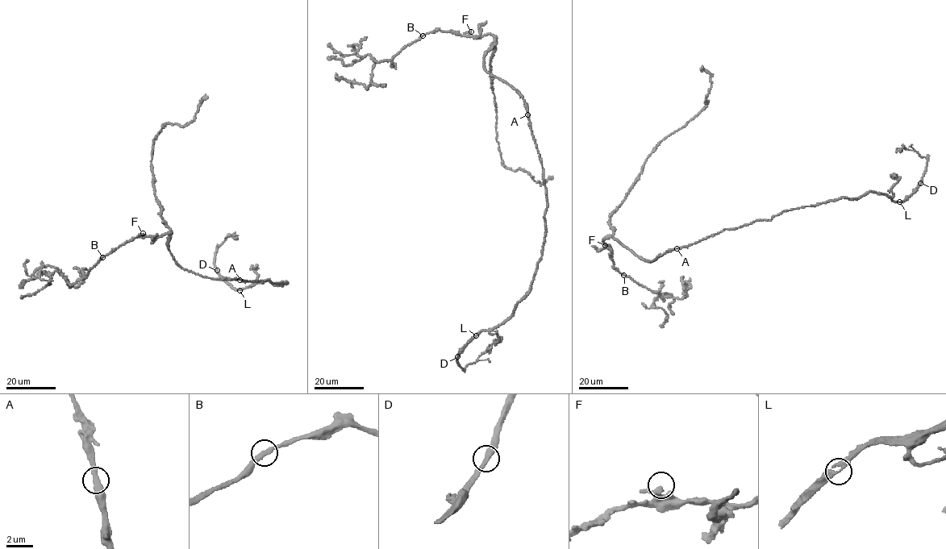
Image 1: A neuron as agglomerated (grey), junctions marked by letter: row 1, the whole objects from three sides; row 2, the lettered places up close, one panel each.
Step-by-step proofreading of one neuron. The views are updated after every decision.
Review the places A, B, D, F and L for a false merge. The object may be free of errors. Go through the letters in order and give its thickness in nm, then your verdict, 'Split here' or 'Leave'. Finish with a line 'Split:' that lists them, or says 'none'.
A: Thickness 340 nm. Leave
B: Thickness 280 nm. Leave
D: Thickness 360 nm. Leave
F: Thickness 320 nm. Leave
L: Thickness 320 nm. Leave
Split: none

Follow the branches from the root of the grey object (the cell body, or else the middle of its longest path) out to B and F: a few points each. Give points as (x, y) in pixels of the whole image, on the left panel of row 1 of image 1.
B: (242, 280), (211, 279), (184, 269), (170, 253), (168, 244), (169, 231), (157, 236), (135, 237), (102, 257)
F: (242, 280), (211, 279), (185, 270), (170, 253), (168, 244), (171, 233), (154, 237), (143, 233)

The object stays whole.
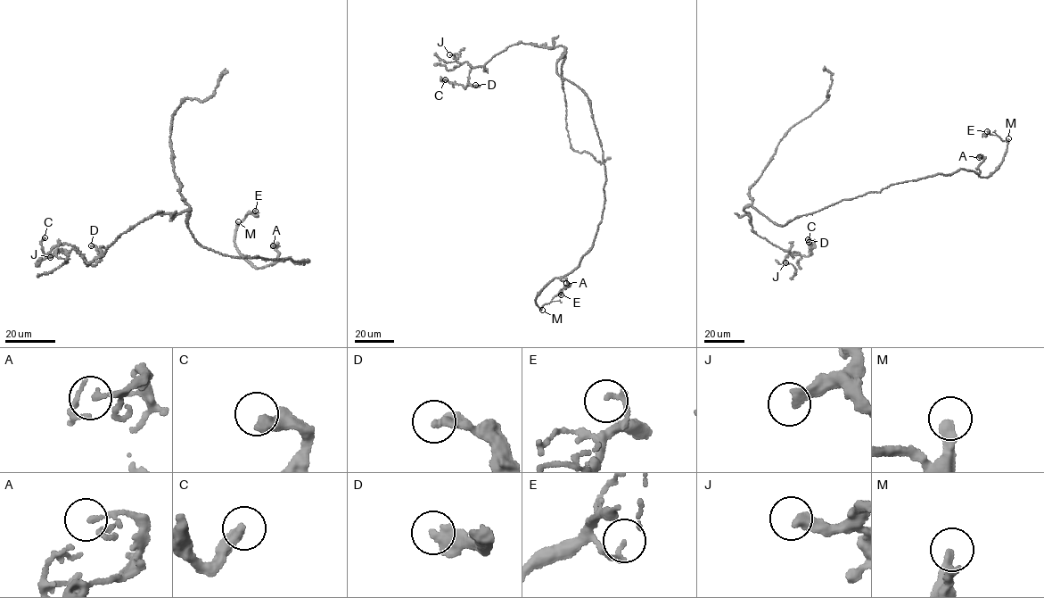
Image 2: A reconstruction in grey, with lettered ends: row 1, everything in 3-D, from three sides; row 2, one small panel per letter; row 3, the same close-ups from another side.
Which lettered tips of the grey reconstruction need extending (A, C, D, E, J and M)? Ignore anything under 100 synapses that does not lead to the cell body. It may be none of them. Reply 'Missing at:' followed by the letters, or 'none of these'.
Missing at: M

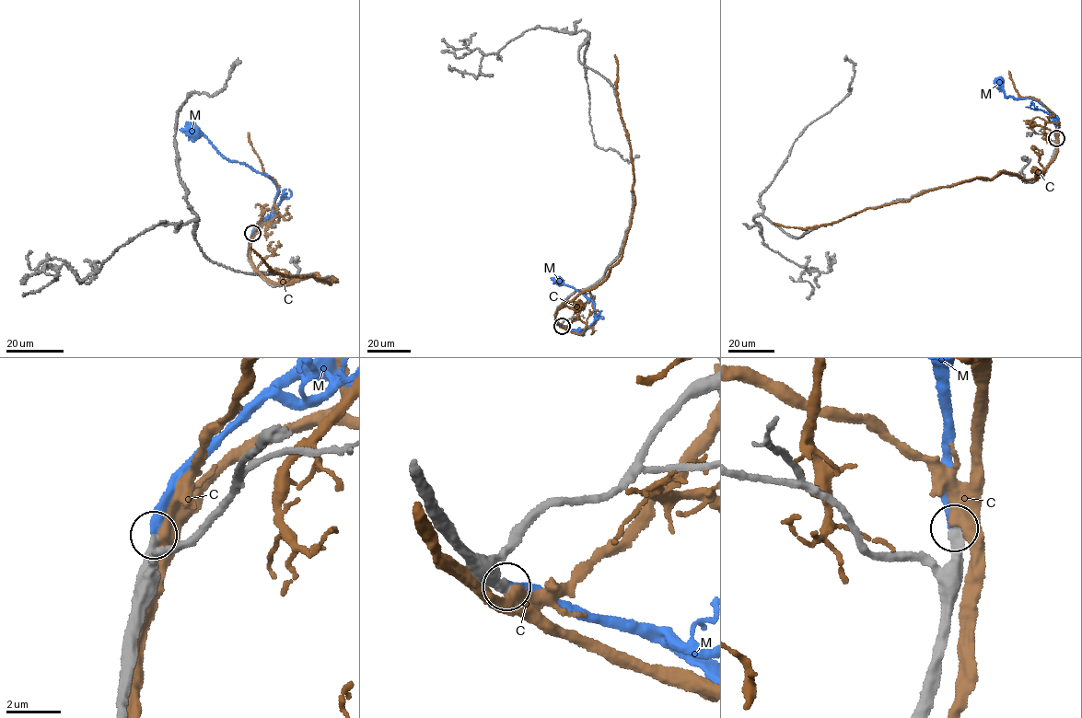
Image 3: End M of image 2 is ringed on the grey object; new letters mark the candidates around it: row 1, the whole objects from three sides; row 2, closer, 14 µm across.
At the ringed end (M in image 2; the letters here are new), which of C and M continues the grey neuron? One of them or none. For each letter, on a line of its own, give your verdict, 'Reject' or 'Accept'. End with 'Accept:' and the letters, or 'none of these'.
C: Reject
M: Accept
Accept: M

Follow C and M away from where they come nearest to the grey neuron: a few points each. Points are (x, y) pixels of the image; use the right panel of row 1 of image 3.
C: (1056, 138), (1056, 156), (1038, 177), (1002, 171), (832, 223), (799, 228), (773, 222)
M: (1056, 138), (1054, 115), (1037, 101), (1028, 98), (1006, 98), (1001, 83)

